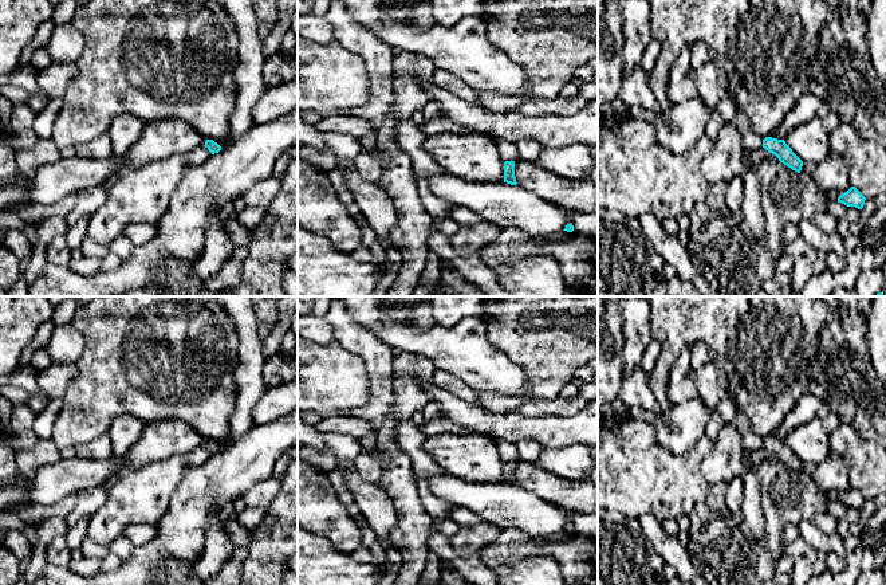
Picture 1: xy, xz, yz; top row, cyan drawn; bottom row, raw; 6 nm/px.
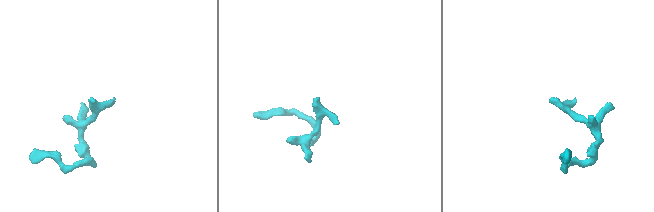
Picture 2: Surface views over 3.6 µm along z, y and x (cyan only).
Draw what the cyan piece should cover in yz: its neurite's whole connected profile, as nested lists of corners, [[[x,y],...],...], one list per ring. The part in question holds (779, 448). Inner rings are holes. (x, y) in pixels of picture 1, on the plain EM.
[[[737,408],[735,424],[741,435],[741,440],[745,451],[757,451],[764,448],[769,454],[775,455],[780,463],[800,474],[803,462],[792,452],[784,440],[772,437],[763,439],[756,435],[751,427],[745,413]]]

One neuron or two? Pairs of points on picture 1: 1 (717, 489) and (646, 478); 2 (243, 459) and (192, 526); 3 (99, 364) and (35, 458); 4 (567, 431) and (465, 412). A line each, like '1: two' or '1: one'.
1: two
2: one
3: two
4: one

